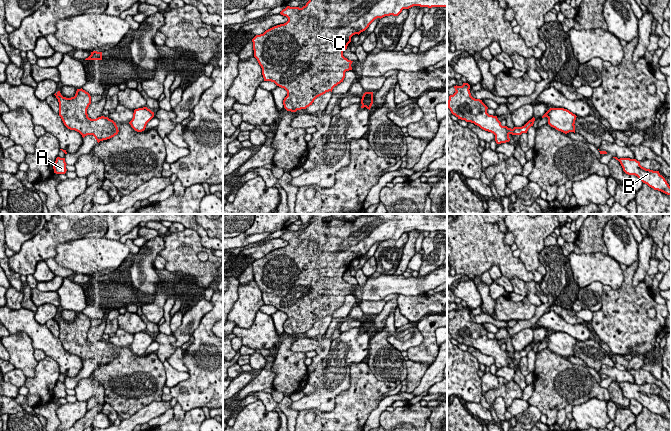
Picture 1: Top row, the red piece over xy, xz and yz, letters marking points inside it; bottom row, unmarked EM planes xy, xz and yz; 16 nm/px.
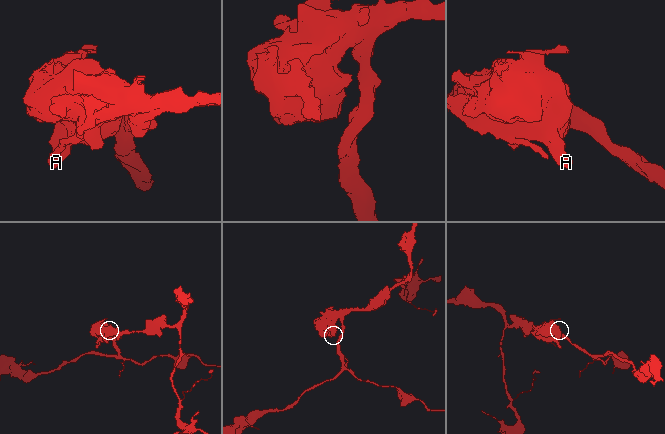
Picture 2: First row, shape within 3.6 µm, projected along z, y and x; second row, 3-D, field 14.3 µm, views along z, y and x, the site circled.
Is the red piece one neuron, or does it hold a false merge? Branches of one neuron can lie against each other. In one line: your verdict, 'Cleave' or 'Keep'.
Keep

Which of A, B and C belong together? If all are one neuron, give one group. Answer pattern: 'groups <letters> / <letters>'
groups A B C

